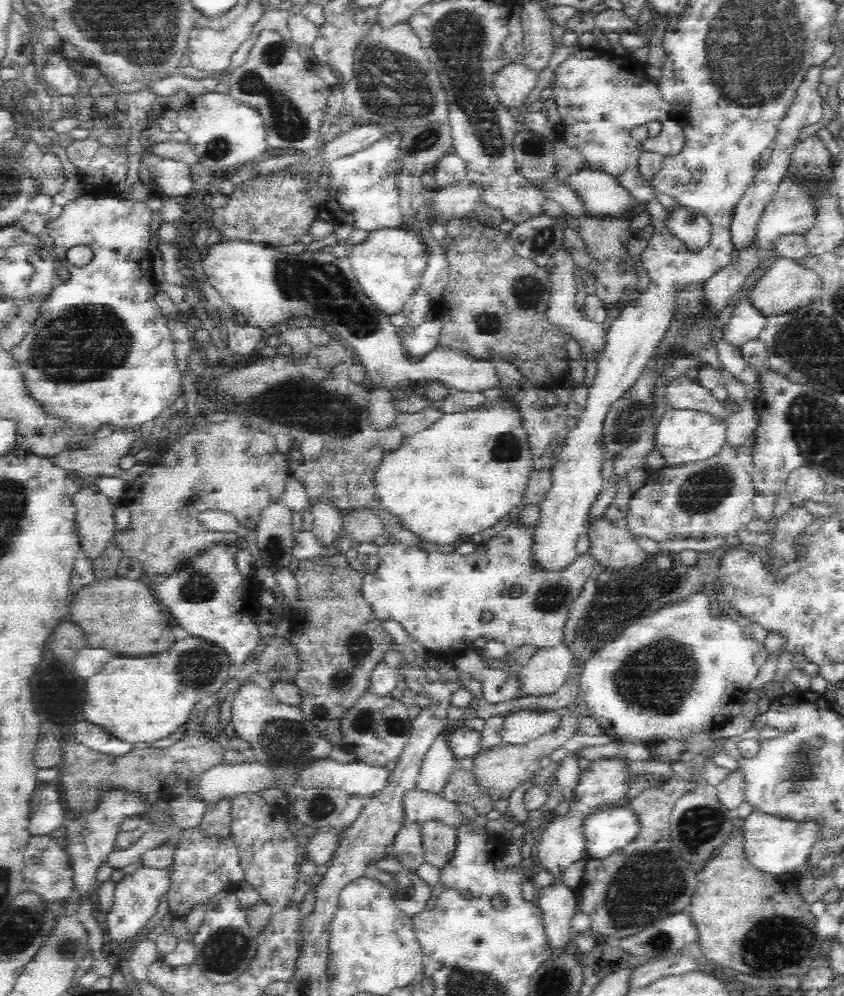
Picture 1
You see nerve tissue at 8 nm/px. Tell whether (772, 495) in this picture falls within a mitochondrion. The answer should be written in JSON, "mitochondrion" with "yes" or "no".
{"mitochondrion":"no"}

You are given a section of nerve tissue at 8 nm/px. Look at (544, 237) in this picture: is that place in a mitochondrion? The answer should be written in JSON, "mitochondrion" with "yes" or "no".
{"mitochondrion":"yes"}

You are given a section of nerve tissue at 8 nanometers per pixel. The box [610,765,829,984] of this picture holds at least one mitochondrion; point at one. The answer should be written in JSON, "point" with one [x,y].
{"point":[778,939]}

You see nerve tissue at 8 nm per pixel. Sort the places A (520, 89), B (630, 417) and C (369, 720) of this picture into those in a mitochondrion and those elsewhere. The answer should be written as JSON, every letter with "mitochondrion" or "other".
{"A":"other","B":"mitochondrion","C":"mitochondrion"}

